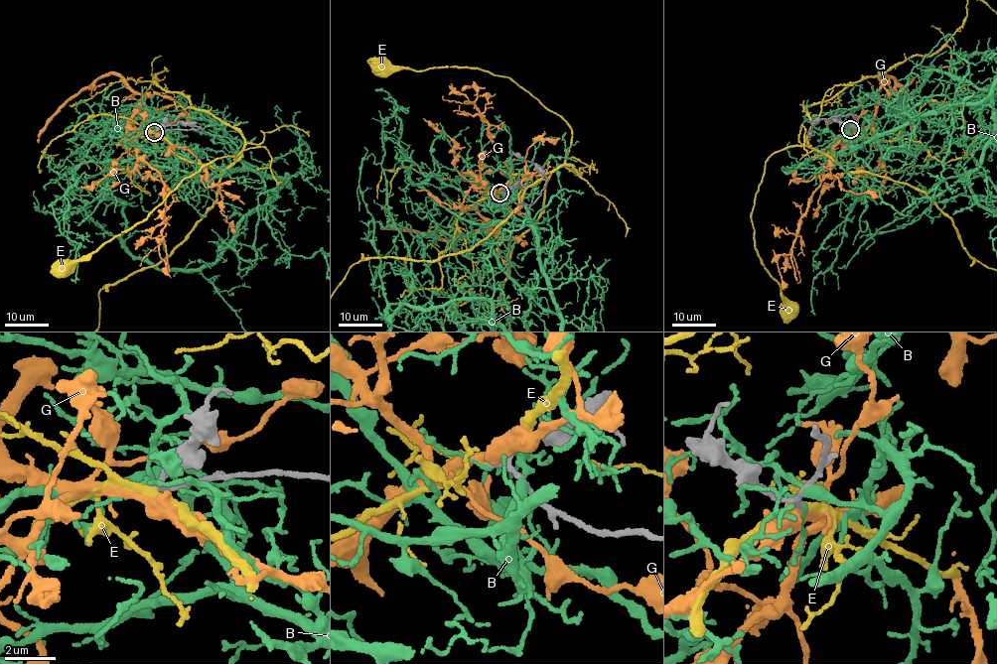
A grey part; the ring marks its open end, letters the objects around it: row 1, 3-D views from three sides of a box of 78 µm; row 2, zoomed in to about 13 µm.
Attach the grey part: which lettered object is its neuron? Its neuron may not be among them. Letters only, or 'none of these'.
G

